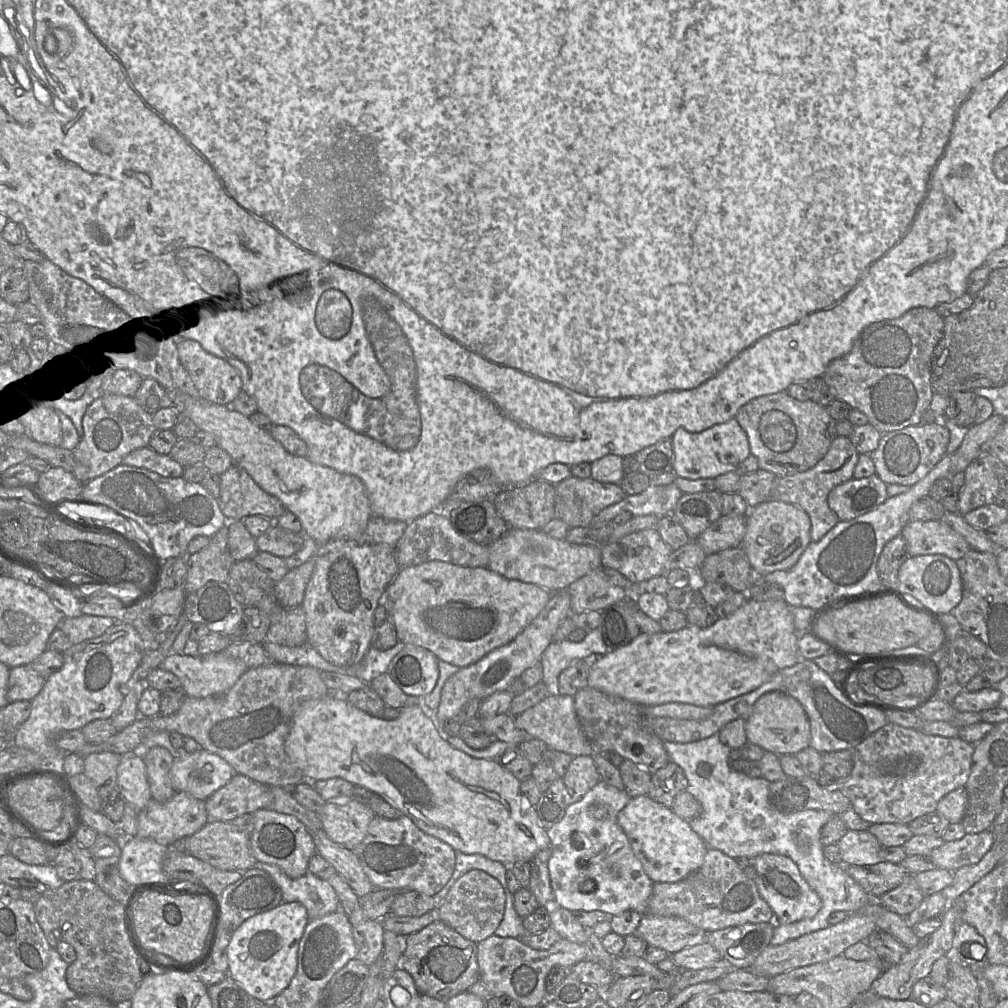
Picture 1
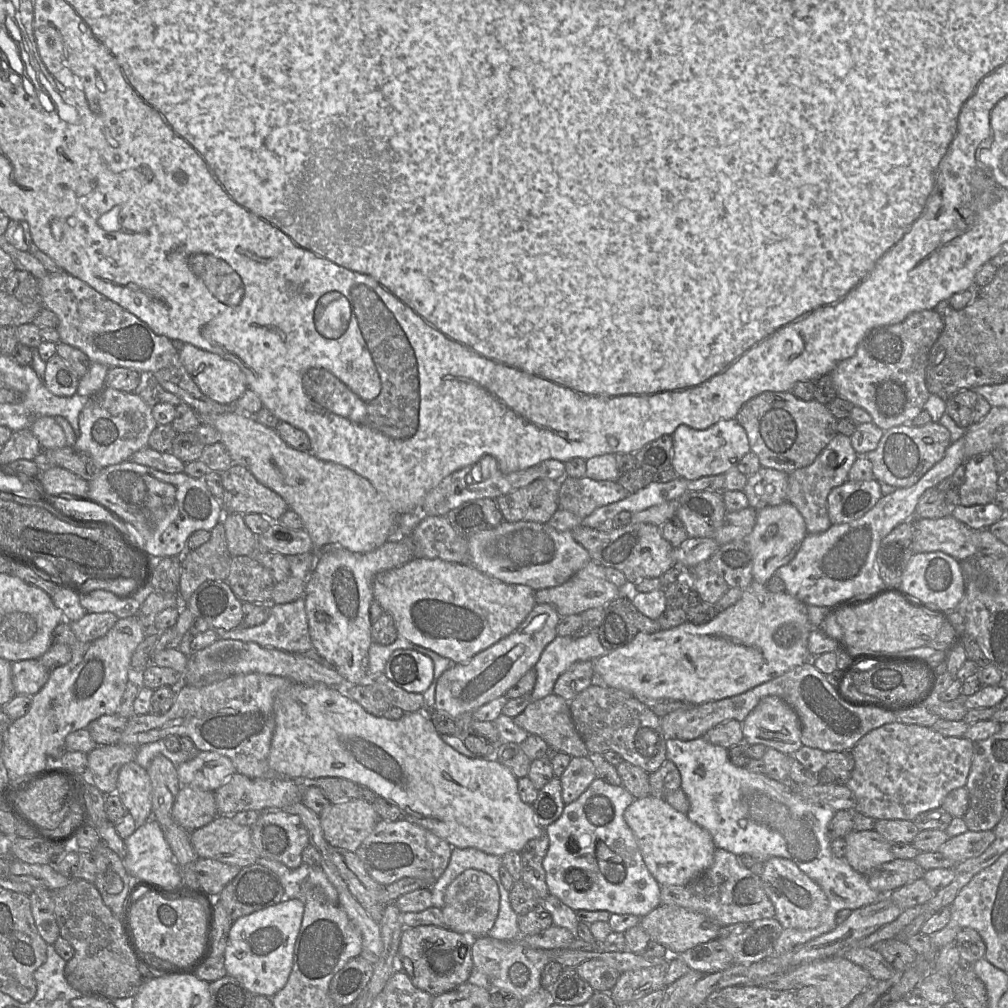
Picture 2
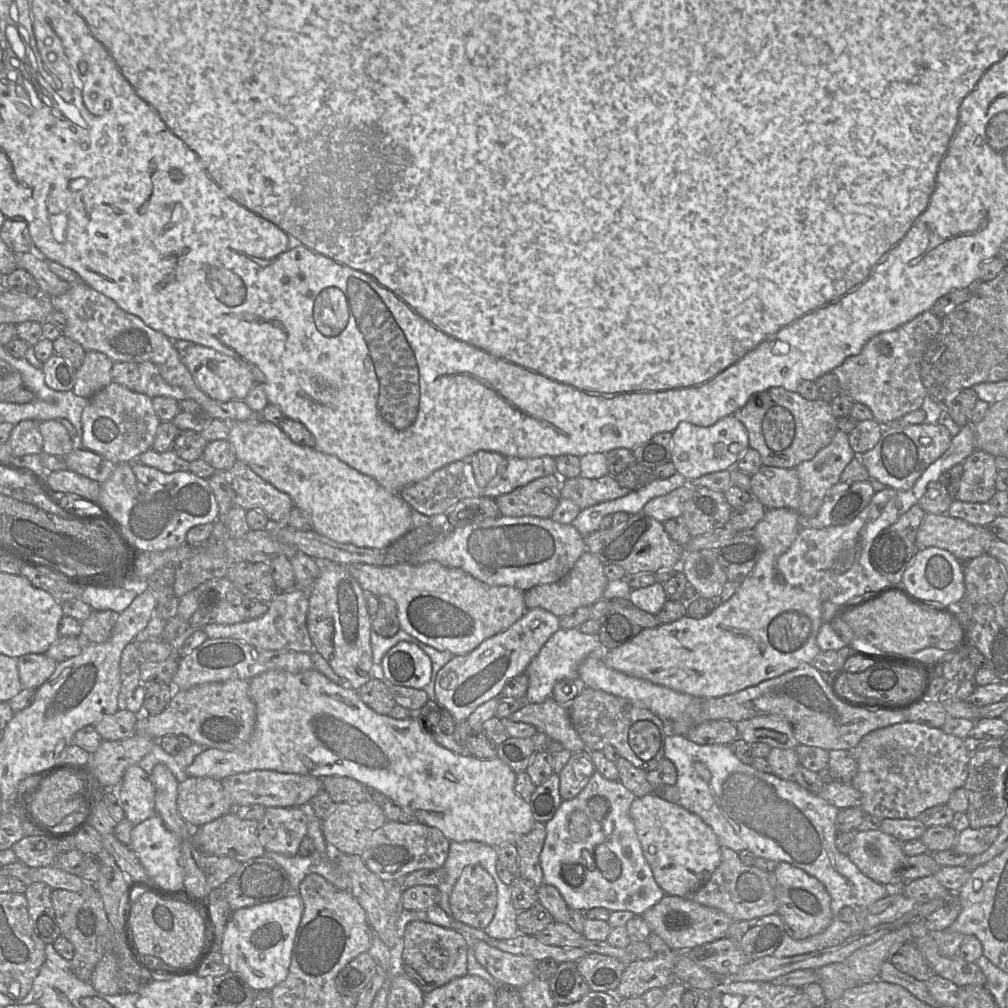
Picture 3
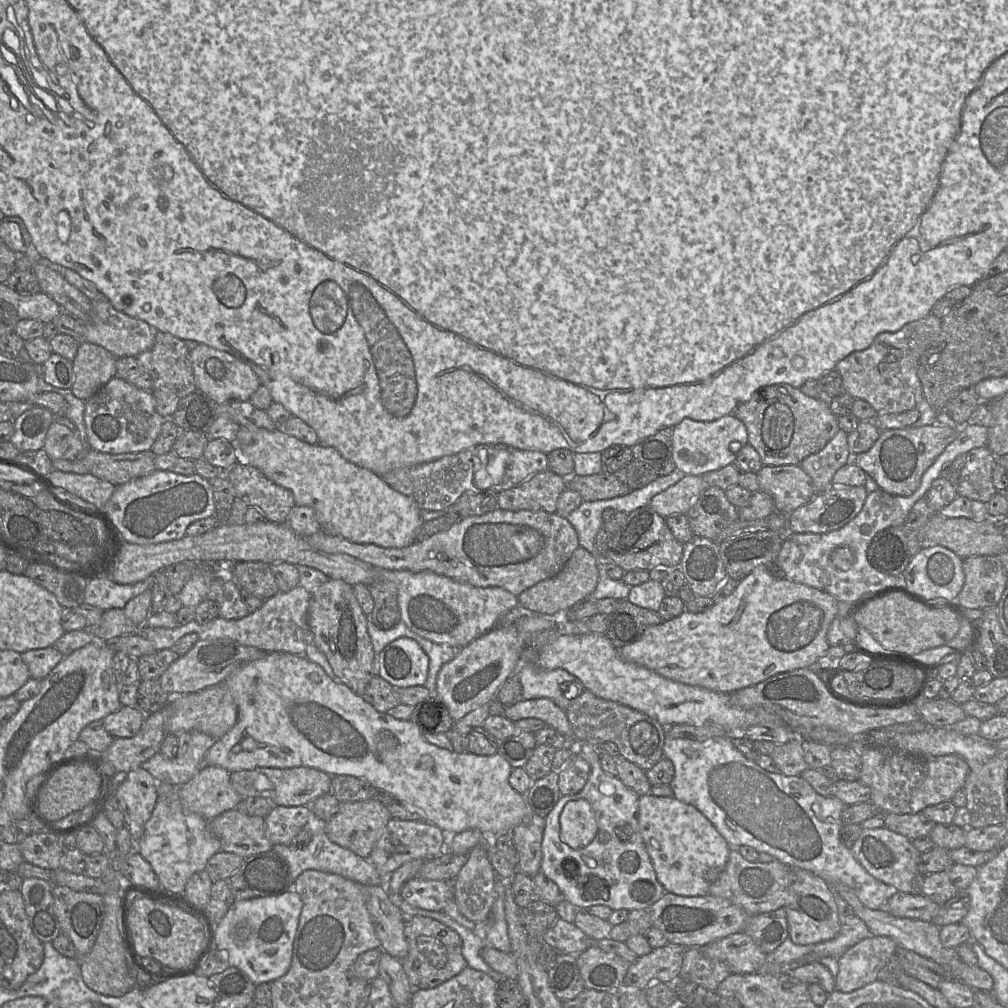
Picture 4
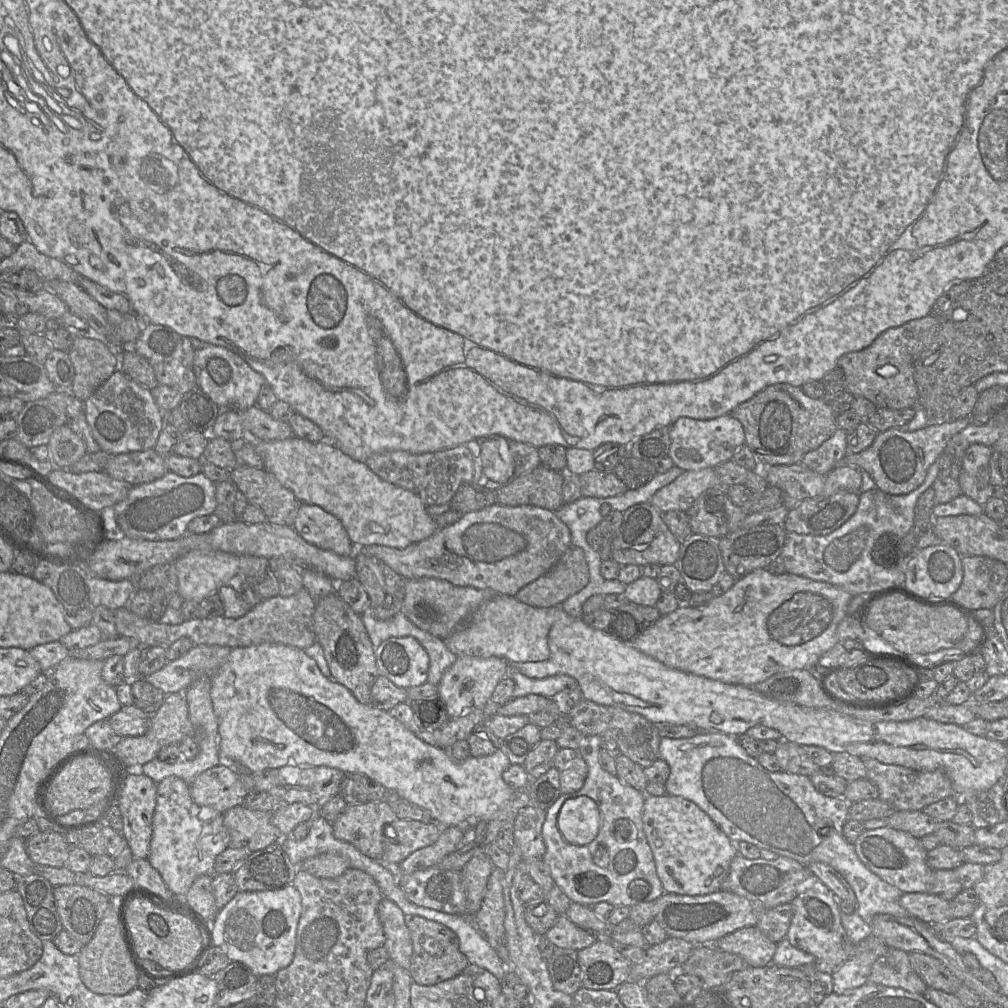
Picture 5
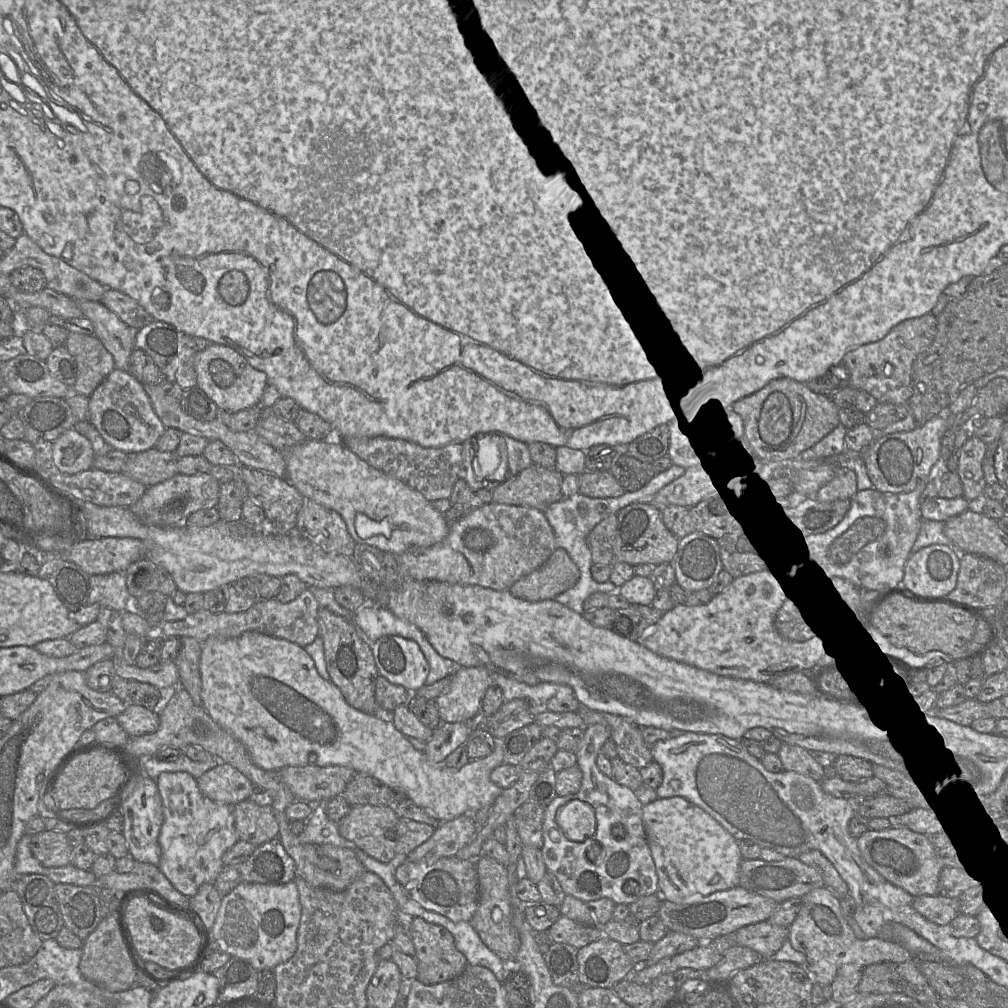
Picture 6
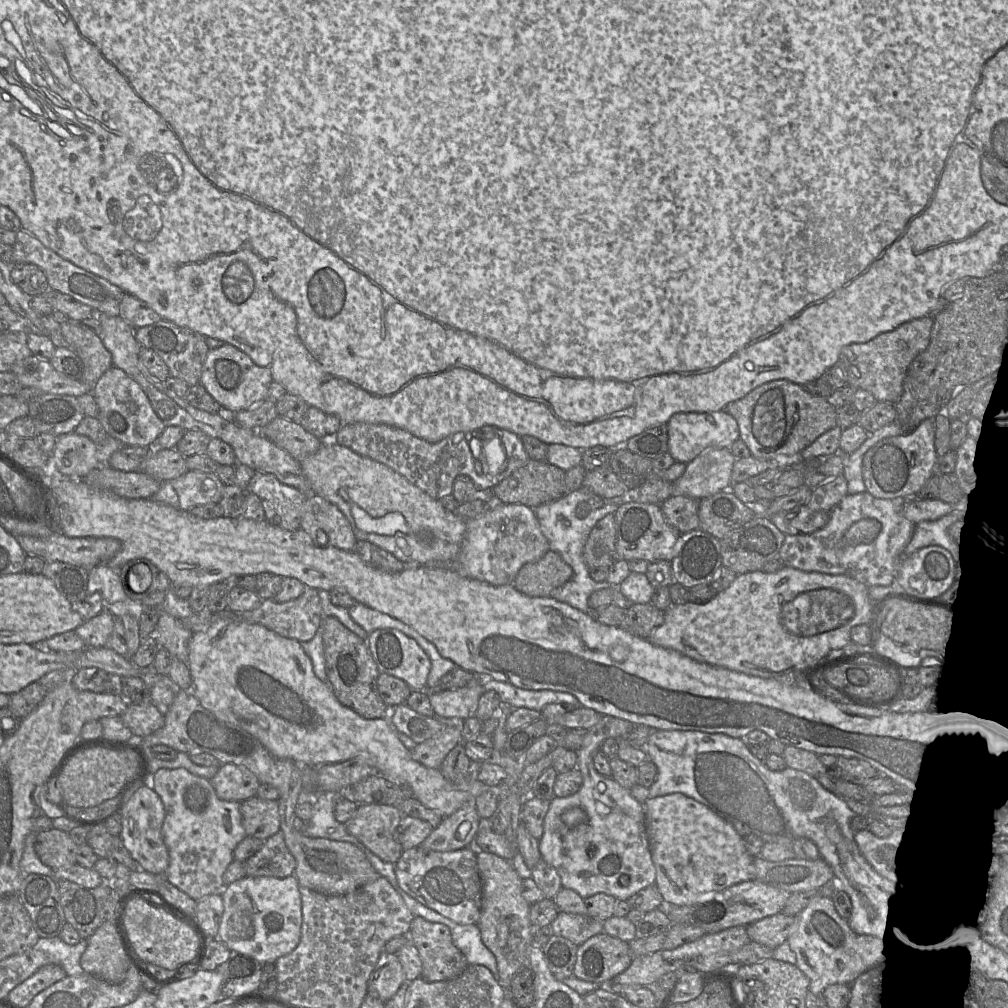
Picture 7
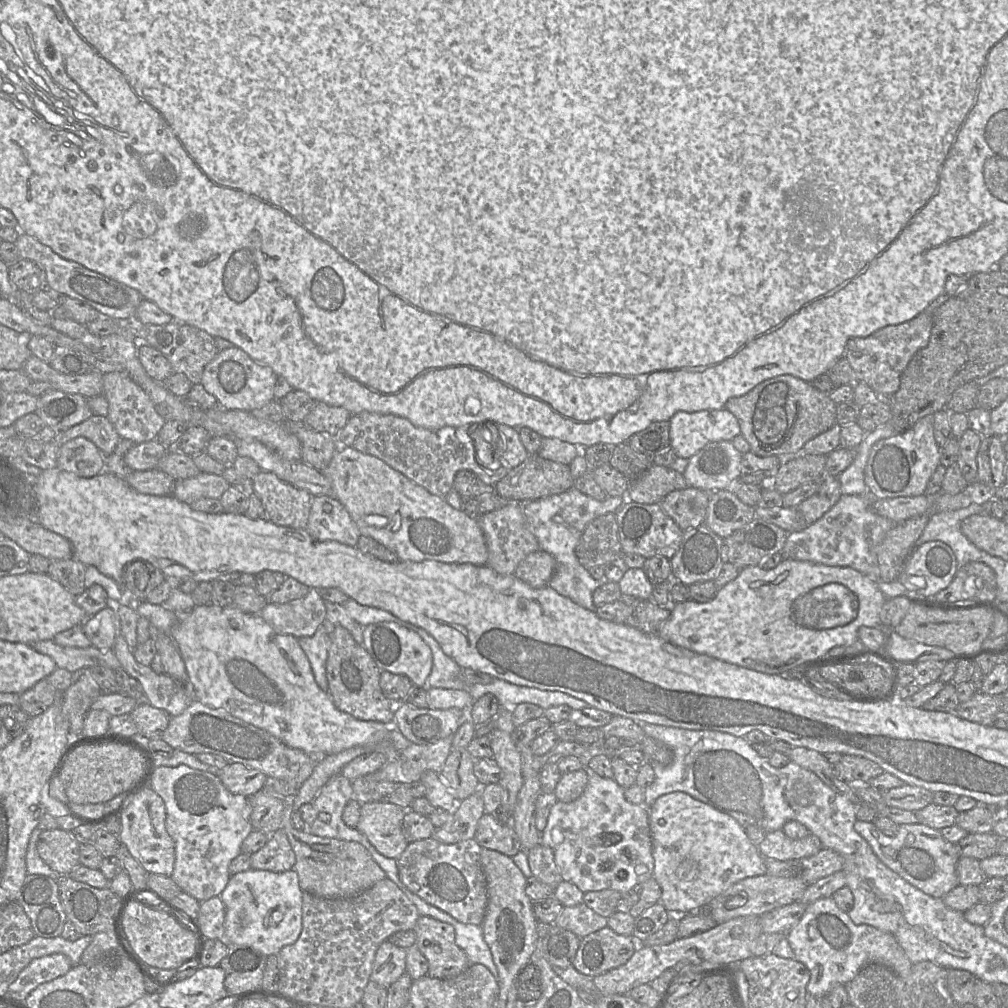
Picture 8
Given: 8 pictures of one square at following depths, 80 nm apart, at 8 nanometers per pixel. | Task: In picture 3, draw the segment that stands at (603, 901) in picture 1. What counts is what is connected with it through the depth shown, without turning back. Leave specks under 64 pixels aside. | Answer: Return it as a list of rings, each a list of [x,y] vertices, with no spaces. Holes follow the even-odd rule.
[[[596,770],[582,791],[571,800],[563,800],[553,818],[545,823],[546,838],[540,853],[544,882],[560,892],[570,909],[605,908],[610,912],[631,911],[636,916],[643,916],[666,895],[655,881],[629,815],[630,806],[635,798],[636,796],[619,780],[608,780]],[[574,811],[584,812],[590,821],[588,837],[579,842],[572,841],[569,833],[569,818]],[[582,850],[587,850],[592,856],[593,869],[587,868],[586,861],[581,856]]]

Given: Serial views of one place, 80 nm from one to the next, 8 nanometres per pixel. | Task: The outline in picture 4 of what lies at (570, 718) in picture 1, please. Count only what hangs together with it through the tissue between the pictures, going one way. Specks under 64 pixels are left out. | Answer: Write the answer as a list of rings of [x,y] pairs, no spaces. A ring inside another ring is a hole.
[[[552,699],[517,700],[507,707],[504,716],[513,722],[525,718],[536,718],[552,727],[557,733],[574,735],[566,711],[556,705]]]

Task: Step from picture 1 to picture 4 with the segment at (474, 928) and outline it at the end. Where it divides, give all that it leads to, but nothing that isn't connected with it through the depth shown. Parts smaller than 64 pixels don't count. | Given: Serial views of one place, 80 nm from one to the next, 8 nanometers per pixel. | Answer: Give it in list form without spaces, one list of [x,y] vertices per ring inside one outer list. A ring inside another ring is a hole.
[[[477,845],[453,881],[453,899],[468,920],[483,924],[495,901],[495,871],[488,858],[488,846]]]

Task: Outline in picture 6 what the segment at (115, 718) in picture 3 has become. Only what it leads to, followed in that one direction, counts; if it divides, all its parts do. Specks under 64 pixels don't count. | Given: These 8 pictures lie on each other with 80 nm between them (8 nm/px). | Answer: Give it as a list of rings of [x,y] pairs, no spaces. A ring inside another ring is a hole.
[[[127,704],[126,709],[116,719],[130,738],[152,734],[160,724],[158,710],[149,710],[134,704]]]

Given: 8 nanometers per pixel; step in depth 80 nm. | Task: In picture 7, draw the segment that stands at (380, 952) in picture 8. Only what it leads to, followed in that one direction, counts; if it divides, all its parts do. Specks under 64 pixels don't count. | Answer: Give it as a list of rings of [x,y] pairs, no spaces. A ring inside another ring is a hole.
[[[383,951],[368,979],[367,995],[386,1003],[404,982],[405,975],[397,955]]]

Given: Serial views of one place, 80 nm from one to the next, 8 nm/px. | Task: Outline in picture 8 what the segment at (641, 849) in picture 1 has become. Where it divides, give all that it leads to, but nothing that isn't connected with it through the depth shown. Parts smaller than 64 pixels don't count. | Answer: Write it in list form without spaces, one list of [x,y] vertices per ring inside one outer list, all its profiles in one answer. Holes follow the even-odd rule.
[[[676,791],[660,796],[648,808],[654,858],[653,877],[661,887],[660,902],[671,915],[685,915],[724,893],[733,884],[766,874],[765,858],[748,838],[745,828],[728,814],[701,802],[687,793]]]

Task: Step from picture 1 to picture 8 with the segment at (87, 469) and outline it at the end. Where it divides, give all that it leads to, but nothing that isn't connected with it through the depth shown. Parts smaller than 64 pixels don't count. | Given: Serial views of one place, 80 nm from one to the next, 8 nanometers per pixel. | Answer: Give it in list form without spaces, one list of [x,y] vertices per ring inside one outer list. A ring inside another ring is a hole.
[[[126,372],[105,373],[102,379],[102,395],[109,404],[107,418],[119,436],[131,440],[135,445],[157,439],[157,435],[166,421],[157,413],[153,402],[144,390]]]

